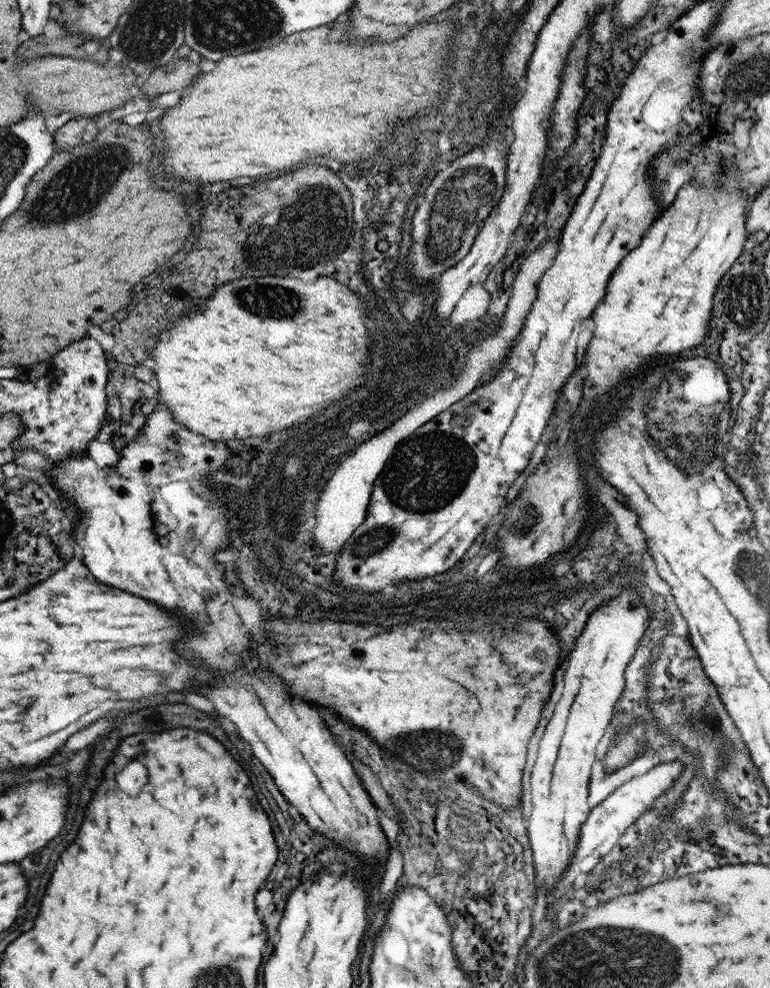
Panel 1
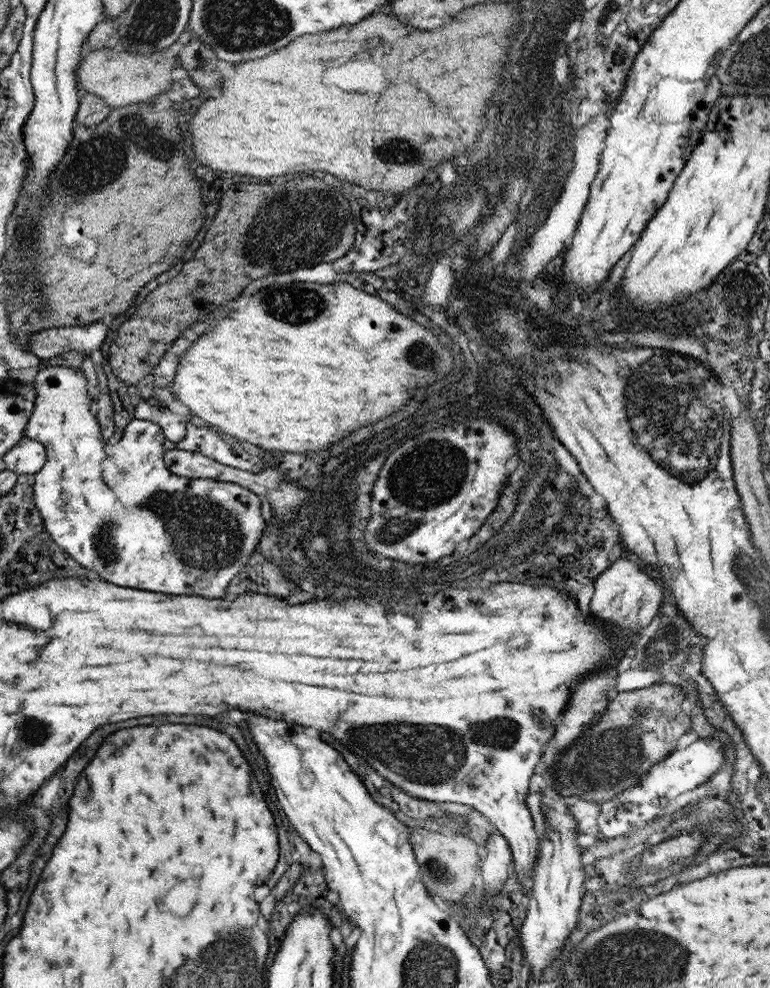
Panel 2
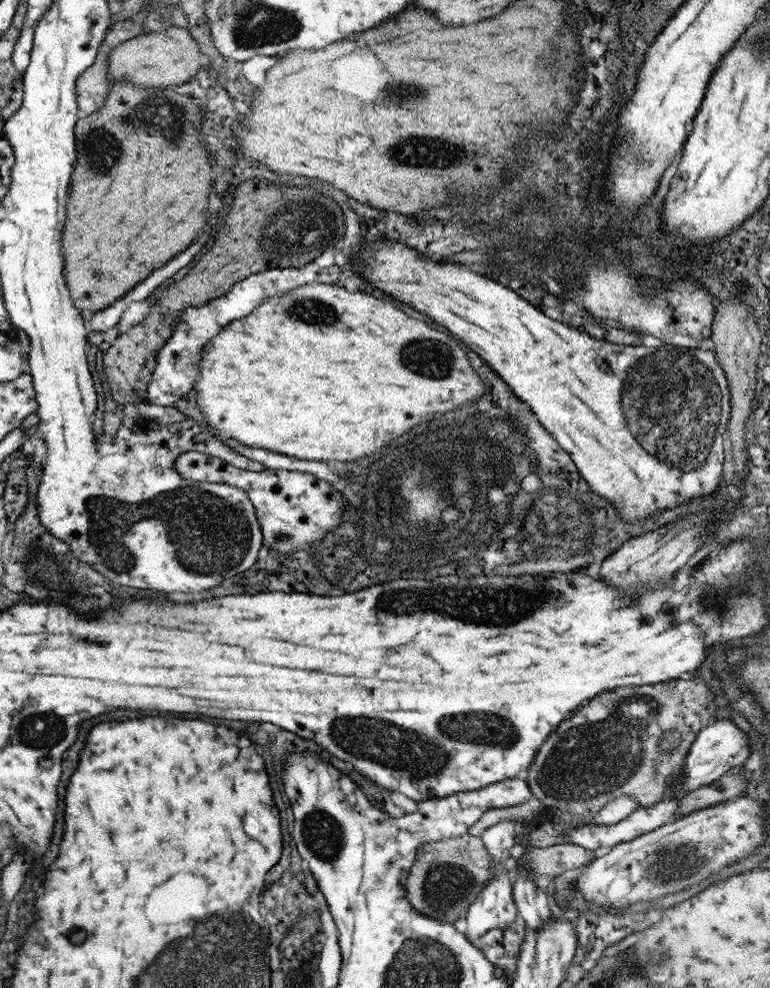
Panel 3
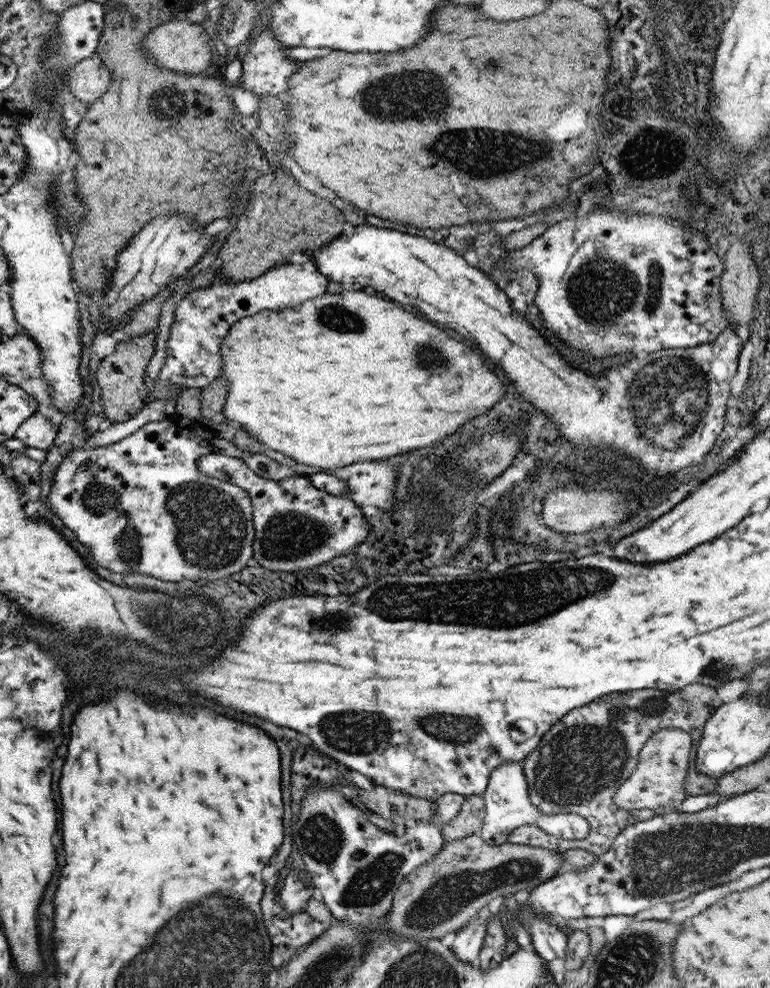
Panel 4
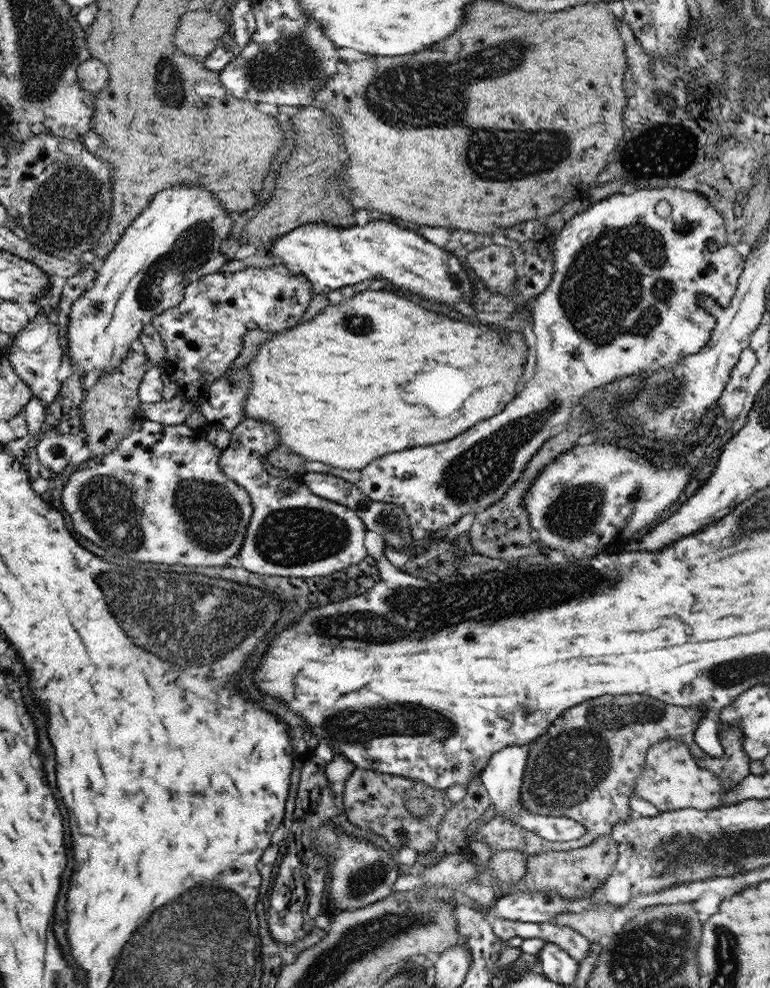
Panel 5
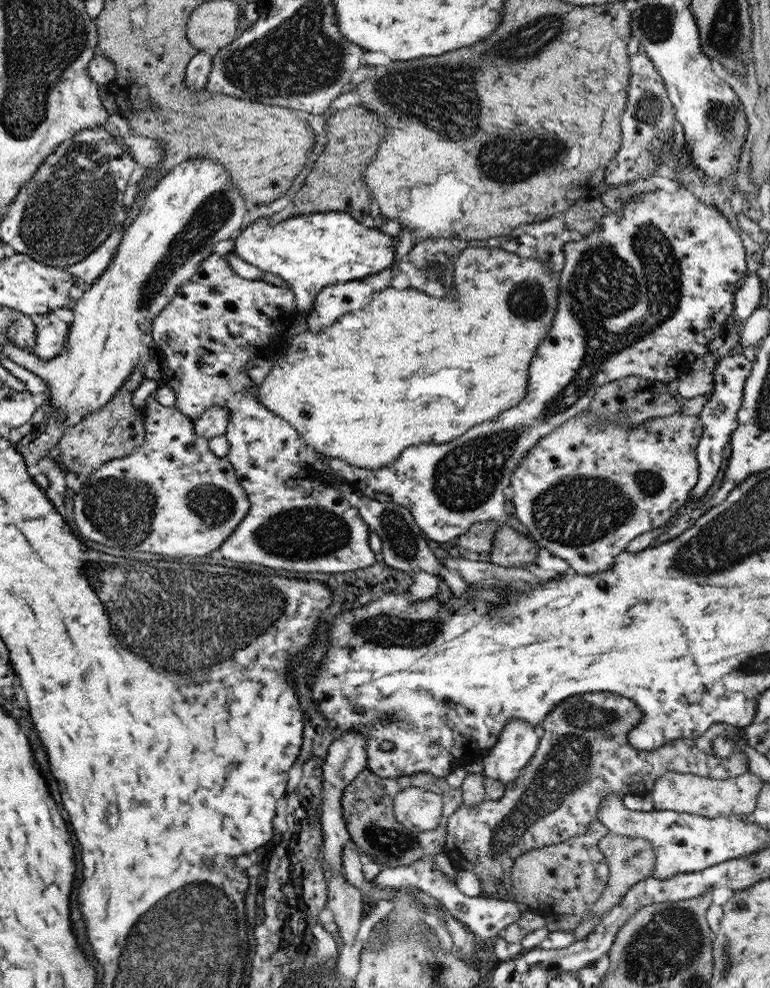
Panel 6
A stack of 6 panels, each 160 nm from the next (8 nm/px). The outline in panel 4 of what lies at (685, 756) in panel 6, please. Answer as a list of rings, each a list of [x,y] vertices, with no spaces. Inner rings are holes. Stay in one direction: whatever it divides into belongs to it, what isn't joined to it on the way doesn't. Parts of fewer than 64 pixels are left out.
[[[694,683],[677,692],[650,688],[610,696],[612,698],[608,700],[598,700],[576,708],[576,712],[568,712],[568,716],[552,726],[544,736],[539,744],[541,750],[532,752],[532,756],[523,762],[524,768],[528,768],[527,787],[532,805],[536,804],[540,814],[583,816],[591,825],[587,837],[562,842],[557,836],[532,834],[522,842],[518,831],[512,831],[512,836],[507,836],[508,843],[566,851],[584,848],[598,855],[606,852],[615,842],[616,835],[631,824],[631,816],[637,816],[639,822],[650,820],[654,815],[650,809],[622,810],[615,806],[614,799],[619,787],[635,773],[644,744],[662,729],[678,728],[691,735],[686,796],[711,794],[715,790],[717,779],[698,772],[695,764],[706,722],[723,703],[715,688]]]

